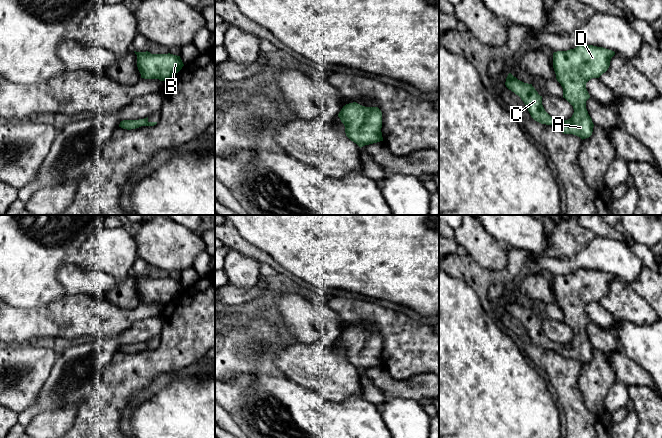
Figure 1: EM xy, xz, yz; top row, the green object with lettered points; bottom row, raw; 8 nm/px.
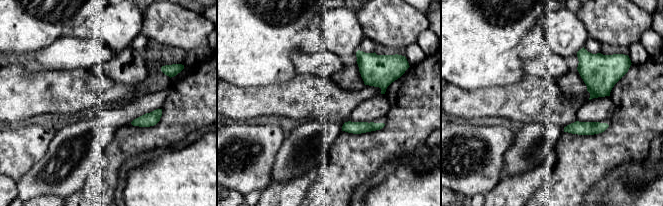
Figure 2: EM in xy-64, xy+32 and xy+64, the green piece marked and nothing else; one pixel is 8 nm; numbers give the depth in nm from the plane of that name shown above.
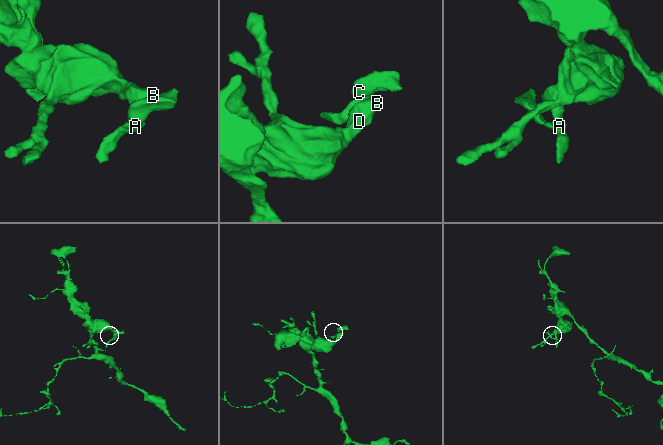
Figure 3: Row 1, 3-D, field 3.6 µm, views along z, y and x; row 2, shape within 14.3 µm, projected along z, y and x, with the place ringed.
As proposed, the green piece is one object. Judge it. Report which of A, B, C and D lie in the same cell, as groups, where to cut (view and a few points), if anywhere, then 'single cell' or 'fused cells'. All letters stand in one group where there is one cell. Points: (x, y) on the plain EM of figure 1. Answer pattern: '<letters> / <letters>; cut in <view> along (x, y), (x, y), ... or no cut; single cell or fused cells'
A B C D; no cut; single cell

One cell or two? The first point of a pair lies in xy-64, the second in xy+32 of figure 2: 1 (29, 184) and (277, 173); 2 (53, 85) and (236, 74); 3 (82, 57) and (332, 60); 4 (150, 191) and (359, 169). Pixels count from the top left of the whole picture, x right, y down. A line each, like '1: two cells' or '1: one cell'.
1: one cell
2: two cells
3: one cell
4: two cells

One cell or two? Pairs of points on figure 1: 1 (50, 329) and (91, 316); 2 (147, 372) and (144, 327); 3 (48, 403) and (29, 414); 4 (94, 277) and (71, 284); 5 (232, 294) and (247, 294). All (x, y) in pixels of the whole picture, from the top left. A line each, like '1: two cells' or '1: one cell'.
1: one cell
2: two cells
3: one cell
4: one cell
5: one cell

